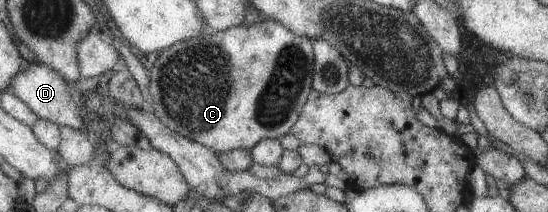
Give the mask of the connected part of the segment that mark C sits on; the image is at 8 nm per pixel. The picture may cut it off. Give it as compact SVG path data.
M268 17L248 25L232 26L225 30L208 31L208 33L210 33L210 35L206 35L206 37L204 37L204 35L198 35L198 37L192 37L192 39L186 39L186 41L180 41L180 43L174 43L172 47L160 51L158 59L154 61L154 67L150 69L150 109L154 112L154 115L156 115L169 130L175 131L182 135L182 137L202 144L204 147L211 149L215 154L235 149L249 150L260 140L266 138L278 139L288 134L290 128L296 123L302 106L307 100L308 93L310 93L311 90L311 77L313 74L312 40L308 39L306 36L292 33L281 23Z

